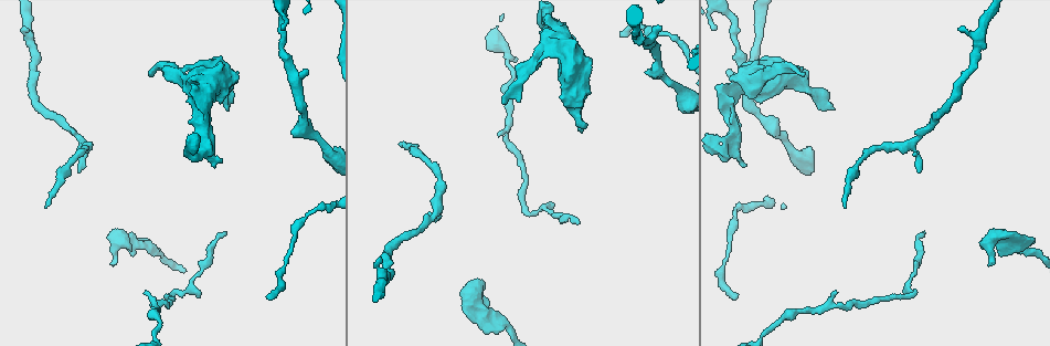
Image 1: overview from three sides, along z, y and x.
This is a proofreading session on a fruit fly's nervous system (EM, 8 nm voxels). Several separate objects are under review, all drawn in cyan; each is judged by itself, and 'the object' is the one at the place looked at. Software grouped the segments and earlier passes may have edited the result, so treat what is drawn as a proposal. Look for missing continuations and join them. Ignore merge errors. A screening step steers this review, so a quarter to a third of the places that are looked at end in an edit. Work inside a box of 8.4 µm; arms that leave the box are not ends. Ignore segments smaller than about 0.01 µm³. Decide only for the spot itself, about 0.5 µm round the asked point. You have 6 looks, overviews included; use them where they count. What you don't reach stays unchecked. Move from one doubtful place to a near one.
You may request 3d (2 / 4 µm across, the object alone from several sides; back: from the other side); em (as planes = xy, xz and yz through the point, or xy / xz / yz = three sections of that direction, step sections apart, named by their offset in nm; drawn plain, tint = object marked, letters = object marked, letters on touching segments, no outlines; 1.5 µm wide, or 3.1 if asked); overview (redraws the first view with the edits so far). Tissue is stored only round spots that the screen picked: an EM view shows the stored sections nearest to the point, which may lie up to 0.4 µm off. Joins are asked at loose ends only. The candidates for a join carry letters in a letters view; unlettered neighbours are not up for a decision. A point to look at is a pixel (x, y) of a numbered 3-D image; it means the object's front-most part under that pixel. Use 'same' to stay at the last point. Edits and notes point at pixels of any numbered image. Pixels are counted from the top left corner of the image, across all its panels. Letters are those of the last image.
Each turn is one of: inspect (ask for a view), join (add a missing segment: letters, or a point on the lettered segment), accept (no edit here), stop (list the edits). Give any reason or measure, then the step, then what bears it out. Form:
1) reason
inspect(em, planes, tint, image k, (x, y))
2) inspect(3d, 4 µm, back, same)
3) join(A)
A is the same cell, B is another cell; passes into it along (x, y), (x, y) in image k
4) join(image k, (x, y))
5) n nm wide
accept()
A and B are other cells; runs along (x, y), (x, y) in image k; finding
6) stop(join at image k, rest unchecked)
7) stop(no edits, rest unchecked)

an open end
inspect(3d, 2 µm, image 1, (112, 264))

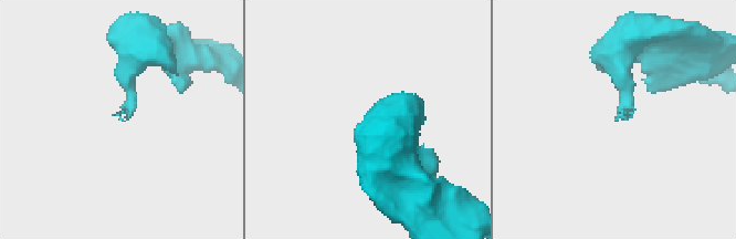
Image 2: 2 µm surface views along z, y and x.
inspect(em, xy, step 4, letters, image 2, (618, 115))

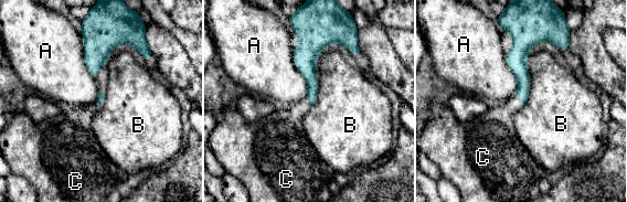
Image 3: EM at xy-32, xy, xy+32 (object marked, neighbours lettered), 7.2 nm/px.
join(C)
C is the same cell, A and B are other cells; passes into it along (518, 66), (522, 99), (497, 123) in image 3; it goes on there

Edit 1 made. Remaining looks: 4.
tapers out
inspect(em, planes, plain, image 1, (837, 293))

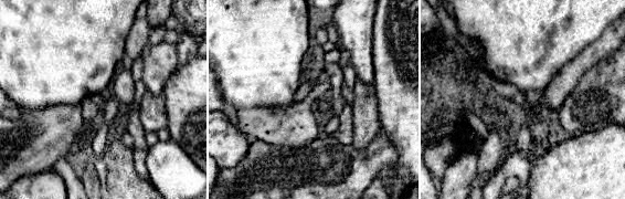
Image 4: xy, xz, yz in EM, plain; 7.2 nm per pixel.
inspect(em, planes, letters, same)

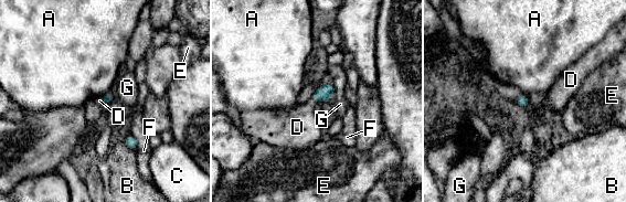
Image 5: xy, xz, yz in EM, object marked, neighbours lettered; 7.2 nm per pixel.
join(D)
D is the same cell, A, B, C, E, F and G are other cells; the neuron continues

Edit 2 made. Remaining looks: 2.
inspect(overview)

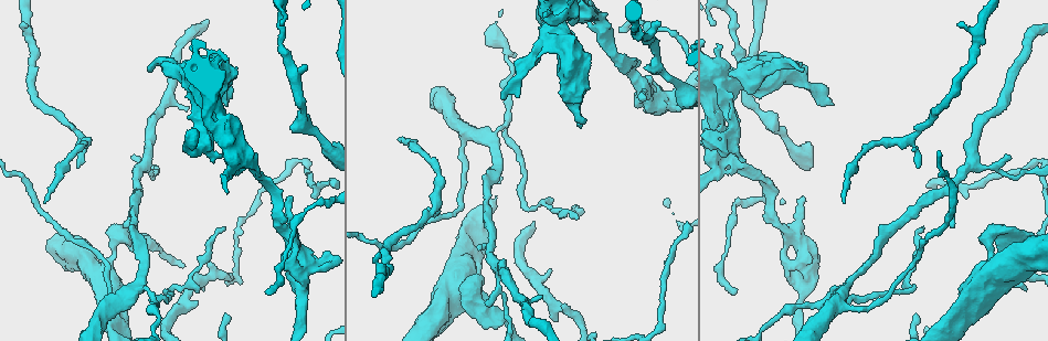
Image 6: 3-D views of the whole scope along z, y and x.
branch stops here
inspect(em, planes, letters, image 6, (214, 161))

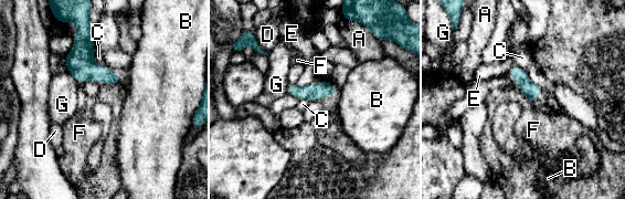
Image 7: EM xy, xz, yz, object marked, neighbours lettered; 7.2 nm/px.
accept()
A, B, C, D, E, F and G are other cells; no lettered segment goes on from it

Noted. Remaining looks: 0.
stop(join at image 3, join at image 5, rest unchecked)

